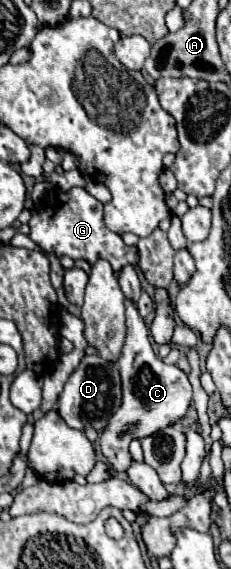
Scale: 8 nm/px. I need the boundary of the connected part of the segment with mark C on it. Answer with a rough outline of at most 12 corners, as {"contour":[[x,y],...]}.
{"contour":[[126,298],[122,406],[100,436],[126,472],[132,438],[180,420],[192,386],[164,364]]}

